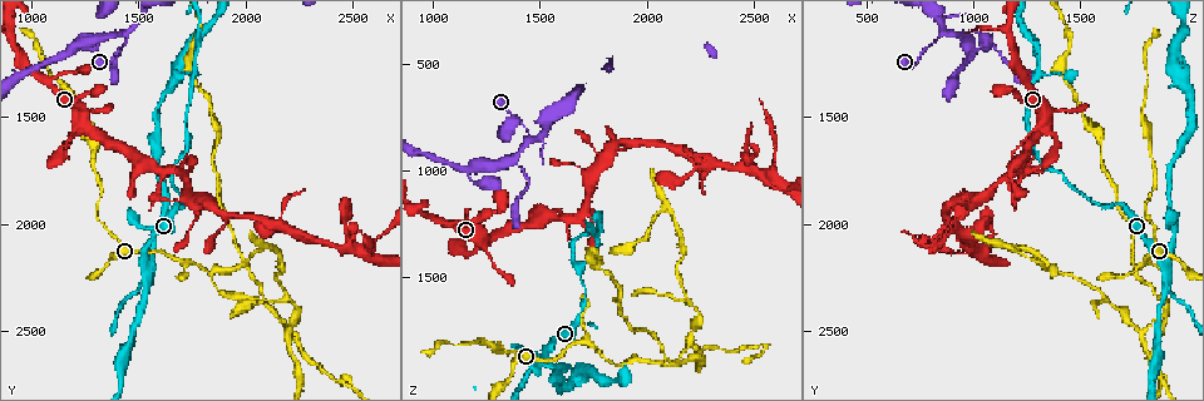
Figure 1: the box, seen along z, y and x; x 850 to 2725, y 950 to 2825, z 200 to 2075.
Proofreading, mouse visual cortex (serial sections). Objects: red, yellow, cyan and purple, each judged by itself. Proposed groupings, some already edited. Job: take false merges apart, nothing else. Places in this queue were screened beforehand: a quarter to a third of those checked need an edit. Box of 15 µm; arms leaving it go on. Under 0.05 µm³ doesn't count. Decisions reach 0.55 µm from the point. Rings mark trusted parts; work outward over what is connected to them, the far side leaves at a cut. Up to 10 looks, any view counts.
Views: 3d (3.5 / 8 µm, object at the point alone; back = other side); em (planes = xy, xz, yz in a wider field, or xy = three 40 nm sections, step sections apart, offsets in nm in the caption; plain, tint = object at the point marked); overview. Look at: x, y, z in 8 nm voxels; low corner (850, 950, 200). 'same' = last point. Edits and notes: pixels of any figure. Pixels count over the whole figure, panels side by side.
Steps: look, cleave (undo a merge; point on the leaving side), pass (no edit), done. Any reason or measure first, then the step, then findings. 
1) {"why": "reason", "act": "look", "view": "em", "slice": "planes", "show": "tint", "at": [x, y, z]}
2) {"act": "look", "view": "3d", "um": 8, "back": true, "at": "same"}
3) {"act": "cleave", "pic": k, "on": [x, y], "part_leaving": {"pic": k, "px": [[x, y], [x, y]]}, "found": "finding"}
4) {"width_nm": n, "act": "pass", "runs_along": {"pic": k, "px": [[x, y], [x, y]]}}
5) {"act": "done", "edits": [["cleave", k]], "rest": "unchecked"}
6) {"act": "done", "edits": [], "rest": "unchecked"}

{"act": "look", "view": "3d", "um": 3.5, "at": [1440, 1120, 840]}

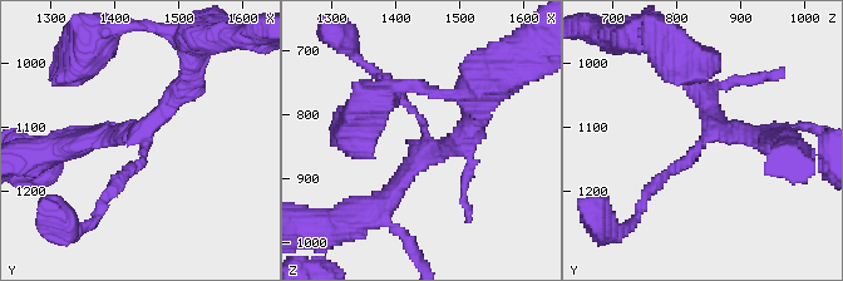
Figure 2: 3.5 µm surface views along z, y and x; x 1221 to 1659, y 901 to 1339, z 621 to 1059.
{"arms": 3, "arm_widths_nm": [150, 250, 250], "act": "look", "view": "em", "slice": "xy", "step": 3, "show": "tint", "at": [1450, 1130, 840]}

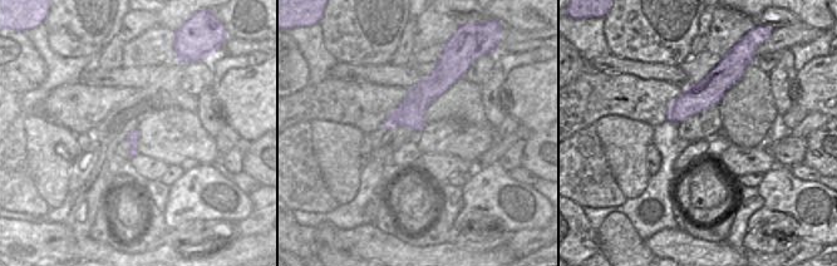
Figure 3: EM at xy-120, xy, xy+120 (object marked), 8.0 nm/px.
{"act": "pass", "runs_along": {"pic": 2, "px": [[646, 195], [710, 133], [764, 137]]}, "found": "all the same cell"}

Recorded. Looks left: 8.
{"why": "thick turns thin", "act": "look", "view": "3d", "um": 3.5, "at": [1160, 1190, 990]}

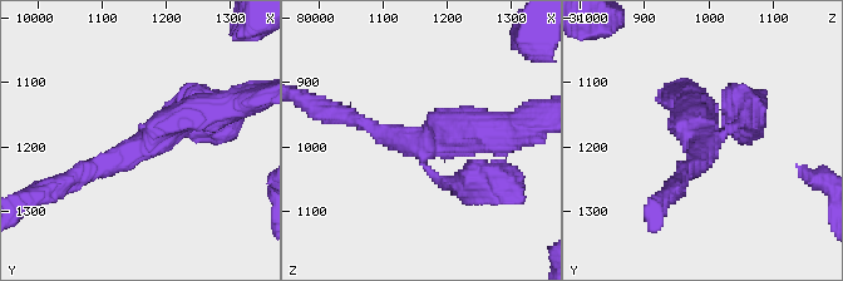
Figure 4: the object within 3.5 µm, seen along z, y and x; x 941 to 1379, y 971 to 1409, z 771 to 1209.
{"arms": 3, "arm_widths_nm": [200, 200, 400], "why": "now the EM", "act": "look", "view": "em", "slice": "xy", "step": 3, "show": "tint", "at": [1155, 1200, 990]}

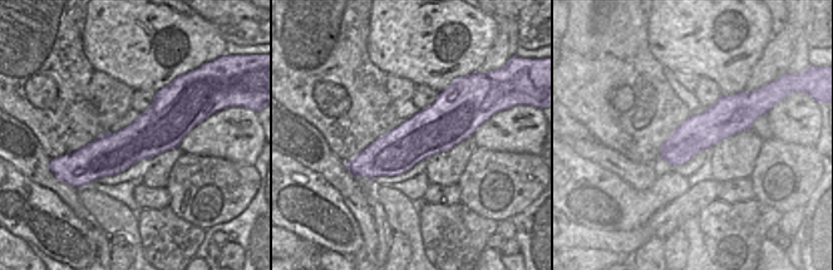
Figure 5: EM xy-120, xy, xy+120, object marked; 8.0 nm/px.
{"width_nm": 380, "act": "pass", "runs_along": {"pic": 5, "px": [[464, 101], [435, 129], [355, 172]]}, "found": "continuous, no second cell"}

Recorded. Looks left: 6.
{"why": "calibre changes", "act": "look", "view": "3d", "um": 3.5, "at": [1700, 1750, 1210]}

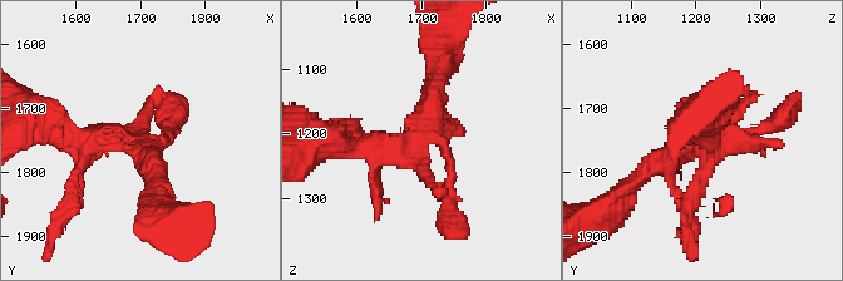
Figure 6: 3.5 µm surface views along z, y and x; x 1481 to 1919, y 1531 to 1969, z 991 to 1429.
{"why": "shape alone is not enough", "act": "look", "view": "em", "slice": "xy", "step": 2, "show": "tint", "at": [1705, 1760, 1200]}

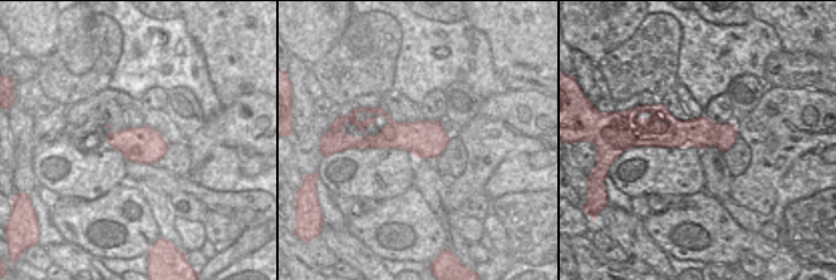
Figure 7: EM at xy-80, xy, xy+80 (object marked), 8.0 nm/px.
{"act": "pass", "runs_along": {"pic": 6, "px": [[348, 148], [420, 136], [439, 64]]}, "found": "continuous, no second cell"}

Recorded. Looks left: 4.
{"act": "look", "view": "3d", "um": 8, "at": [1700, 2180, 1790]}

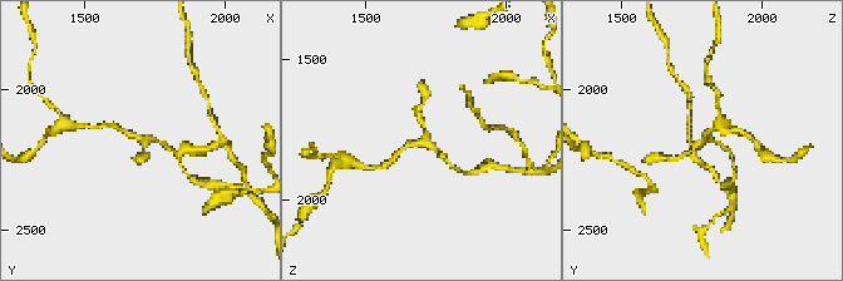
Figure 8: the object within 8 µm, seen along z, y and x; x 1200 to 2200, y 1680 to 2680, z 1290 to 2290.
{"why": "now the EM", "act": "look", "view": "em", "slice": "xy", "step": 1, "show": "tint", "at": [1710, 2180, 1800]}

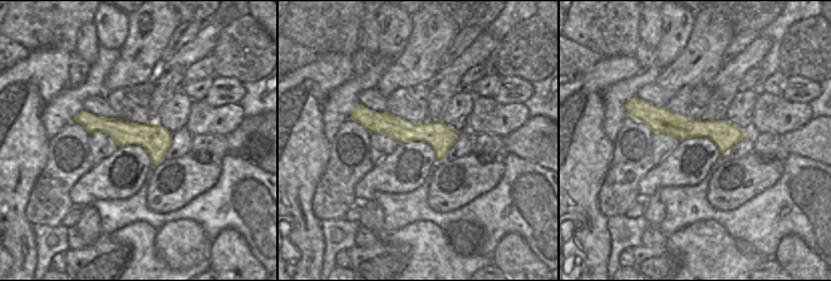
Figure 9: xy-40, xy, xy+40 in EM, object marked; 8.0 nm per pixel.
{"arms": 3, "act": "pass", "runs_along": {"pic": 8, "px": [[113, 126], [168, 148]]}, "found": "continuous, no second cell"}

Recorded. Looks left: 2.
{"act": "done", "edits": [], "rest": "unchecked"}

